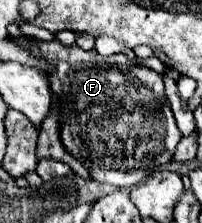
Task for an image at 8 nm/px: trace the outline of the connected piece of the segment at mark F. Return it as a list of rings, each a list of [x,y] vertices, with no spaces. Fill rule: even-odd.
[[[16,41],[22,47],[28,47],[34,55],[46,57],[50,61],[50,67],[54,71],[50,73],[50,87],[54,95],[62,101],[62,143],[66,149],[78,157],[84,167],[88,169],[90,177],[100,181],[100,183],[112,183],[116,187],[128,187],[128,185],[138,185],[144,181],[144,177],[150,173],[150,169],[164,165],[172,159],[172,153],[182,139],[182,133],[174,121],[170,103],[164,93],[164,79],[160,73],[140,67],[128,61],[126,55],[112,55],[112,57],[102,57],[96,49],[94,51],[84,51],[78,45],[64,47],[54,41]],[[56,45],[58,49],[64,51],[68,59],[56,59],[54,53],[50,53],[50,47]]]

